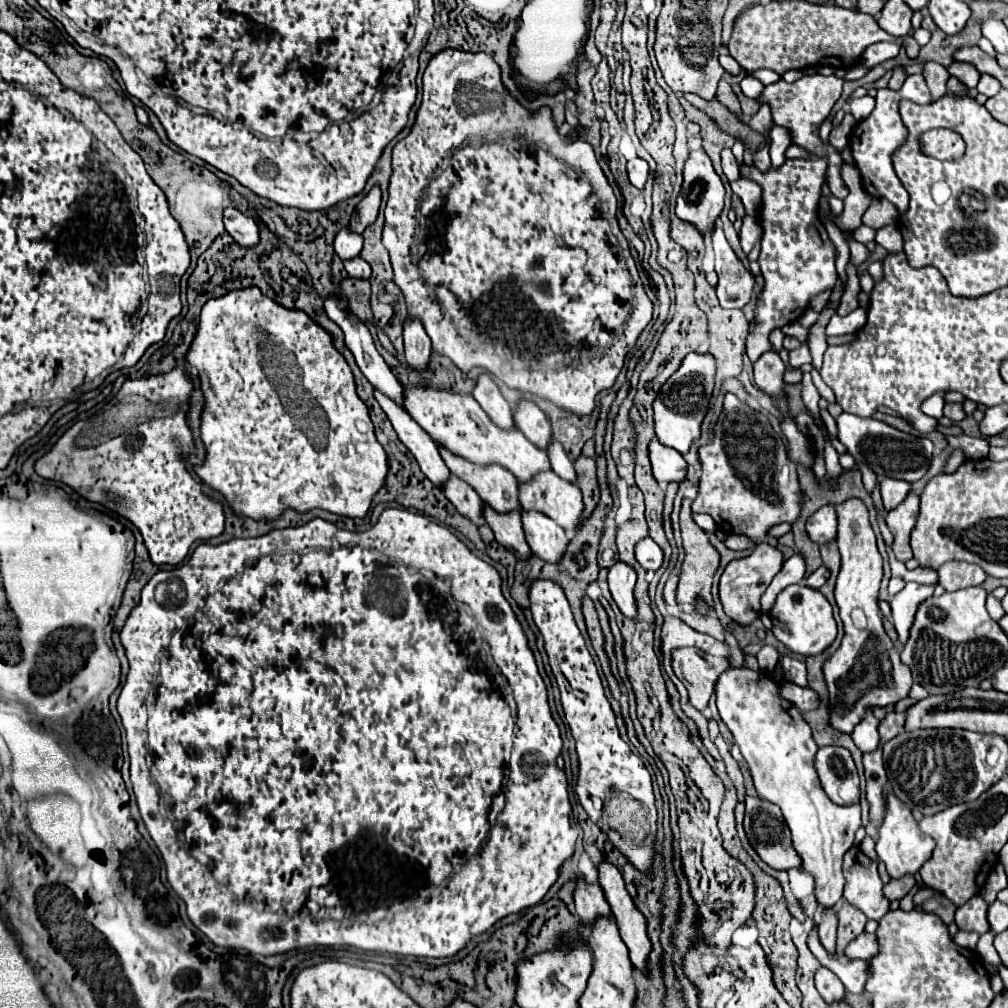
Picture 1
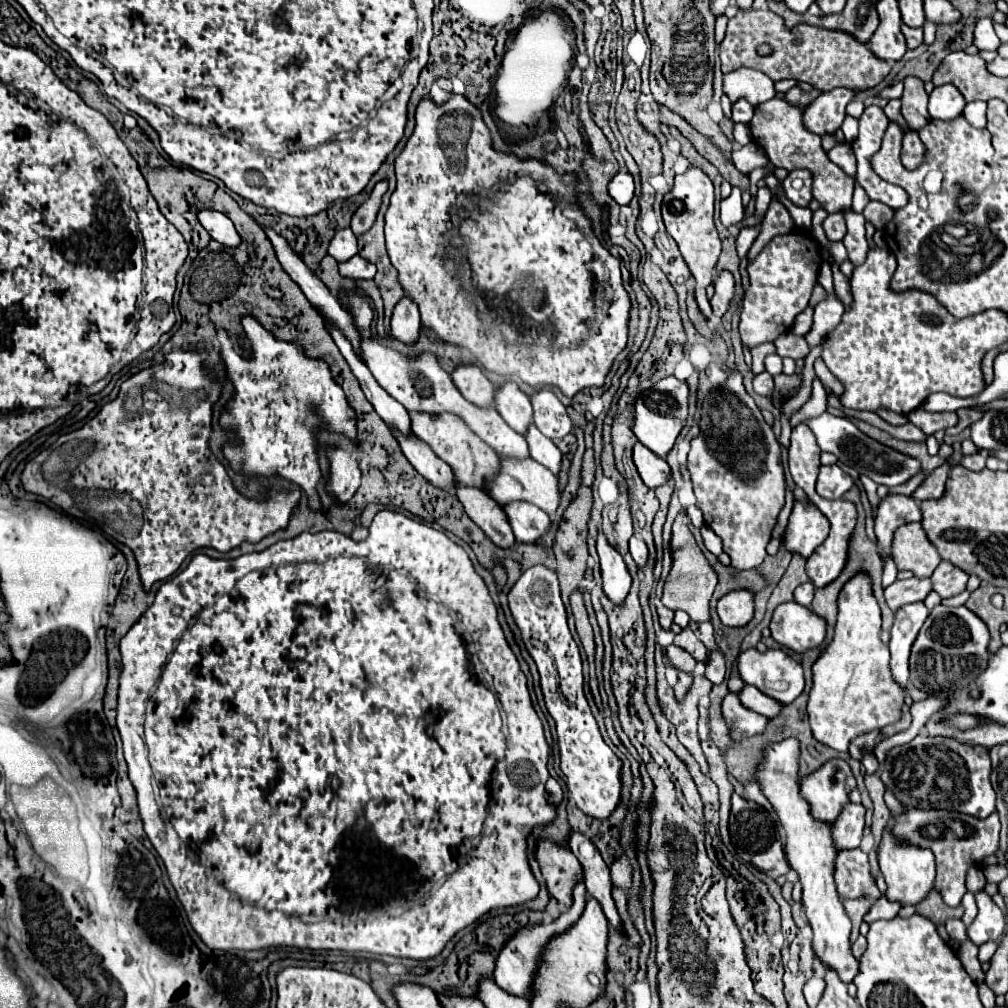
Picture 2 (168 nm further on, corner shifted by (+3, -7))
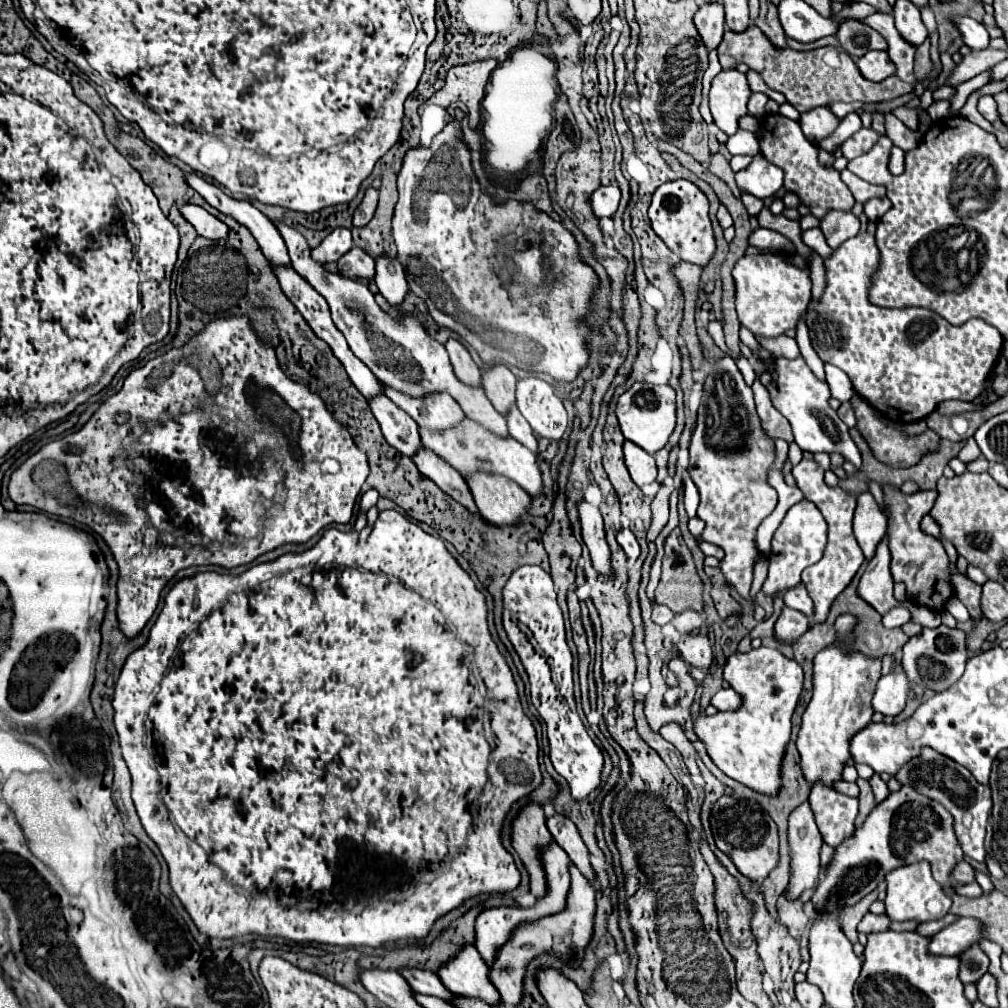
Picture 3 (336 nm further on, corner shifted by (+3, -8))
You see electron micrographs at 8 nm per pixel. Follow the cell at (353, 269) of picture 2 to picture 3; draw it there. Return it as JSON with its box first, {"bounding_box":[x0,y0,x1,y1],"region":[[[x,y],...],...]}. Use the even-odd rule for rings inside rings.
{"bounding_box":[337,247,375,279],"region":[[[359,247],[347,251],[337,263],[337,267],[341,275],[351,279],[373,279],[375,275],[375,261]]]}

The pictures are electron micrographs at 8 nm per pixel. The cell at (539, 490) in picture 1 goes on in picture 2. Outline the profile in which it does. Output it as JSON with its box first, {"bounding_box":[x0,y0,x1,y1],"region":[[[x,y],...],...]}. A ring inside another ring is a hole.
{"bounding_box":[491,460,561,514],"region":[[[503,460],[503,472],[499,472],[499,480],[495,480],[495,484],[491,484],[491,498],[497,500],[499,504],[509,504],[509,502],[529,502],[535,504],[537,508],[541,508],[547,514],[555,514],[555,510],[559,508],[561,502],[561,490],[559,490],[559,480],[555,474],[551,474],[547,468],[543,468],[539,462],[535,460],[519,460],[519,462],[511,462],[511,460]]]}

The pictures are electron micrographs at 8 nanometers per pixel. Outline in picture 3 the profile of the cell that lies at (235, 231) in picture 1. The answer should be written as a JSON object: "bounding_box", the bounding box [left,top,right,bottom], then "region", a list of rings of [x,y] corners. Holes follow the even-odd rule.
{"bounding_box":[179,203,227,239],"region":[[[187,203],[187,205],[179,207],[179,213],[195,227],[195,231],[201,237],[207,237],[207,239],[227,237],[227,225],[223,225],[223,221],[219,221],[217,217],[207,213],[203,207]]]}

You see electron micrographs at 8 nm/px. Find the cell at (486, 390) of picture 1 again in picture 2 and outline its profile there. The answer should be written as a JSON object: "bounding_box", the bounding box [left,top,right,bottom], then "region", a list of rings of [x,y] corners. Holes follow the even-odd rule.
{"bounding_box":[453,366,495,408],"region":[[[457,366],[453,382],[465,400],[479,408],[491,408],[495,402],[495,388],[477,366]]]}

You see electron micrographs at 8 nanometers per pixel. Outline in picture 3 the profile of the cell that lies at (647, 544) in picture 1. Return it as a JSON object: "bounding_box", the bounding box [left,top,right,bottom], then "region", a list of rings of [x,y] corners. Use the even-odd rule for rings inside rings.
{"bounding_box":[615,527,641,561],"region":[[[621,527],[621,529],[619,529],[619,533],[615,535],[615,539],[619,541],[621,549],[625,551],[625,555],[627,555],[631,561],[635,561],[635,559],[639,557],[639,553],[641,553],[639,543],[635,541],[635,535],[633,535],[627,527]]]}

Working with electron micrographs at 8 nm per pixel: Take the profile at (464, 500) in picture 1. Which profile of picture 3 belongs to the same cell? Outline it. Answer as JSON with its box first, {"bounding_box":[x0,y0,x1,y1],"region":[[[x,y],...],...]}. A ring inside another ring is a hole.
{"bounding_box":[369,395,421,457],"region":[[[383,395],[371,397],[369,407],[381,425],[387,443],[395,447],[399,453],[405,453],[409,457],[415,455],[417,449],[421,447],[417,423],[411,417],[407,417],[407,413],[403,413],[403,409],[399,409],[391,399]]]}

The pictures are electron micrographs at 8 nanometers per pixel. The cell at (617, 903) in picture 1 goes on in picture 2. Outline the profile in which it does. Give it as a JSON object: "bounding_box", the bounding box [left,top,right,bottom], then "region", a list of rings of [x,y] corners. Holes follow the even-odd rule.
{"bounding_box":[569,832,625,936],"region":[[[571,832],[569,846],[571,846],[571,852],[577,856],[577,860],[581,862],[581,866],[585,870],[585,884],[587,884],[589,896],[595,898],[601,904],[611,928],[615,932],[619,932],[621,936],[625,936],[621,916],[619,916],[615,900],[611,896],[613,882],[611,882],[609,866],[603,862],[603,858],[601,858],[599,850],[593,846],[593,842],[587,840],[583,834]]]}

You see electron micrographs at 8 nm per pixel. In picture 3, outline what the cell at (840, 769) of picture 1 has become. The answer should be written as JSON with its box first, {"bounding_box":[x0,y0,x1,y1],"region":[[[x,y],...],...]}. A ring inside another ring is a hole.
{"bounding_box":[783,803,823,901],"region":[[[807,803],[799,805],[789,817],[789,847],[791,847],[791,879],[783,895],[793,901],[799,899],[805,891],[813,889],[821,865],[819,865],[819,849],[823,845],[821,833],[811,817],[811,809]]]}

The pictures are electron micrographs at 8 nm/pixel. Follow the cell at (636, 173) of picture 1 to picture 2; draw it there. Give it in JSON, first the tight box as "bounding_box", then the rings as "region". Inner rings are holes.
{"bounding_box":[609,172,635,204],"region":[[[619,172],[609,184],[609,194],[617,204],[629,204],[635,194],[633,176],[629,172]]]}

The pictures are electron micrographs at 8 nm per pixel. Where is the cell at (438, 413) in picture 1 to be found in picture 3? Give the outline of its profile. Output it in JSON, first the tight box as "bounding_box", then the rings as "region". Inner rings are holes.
{"bounding_box":[273,221,509,437],"region":[[[273,221],[273,225],[277,227],[277,231],[281,233],[285,245],[287,245],[287,253],[291,257],[291,267],[319,295],[325,297],[325,301],[329,303],[329,311],[331,311],[331,319],[333,319],[335,327],[345,335],[351,351],[373,371],[373,375],[379,381],[399,389],[401,393],[411,393],[413,397],[419,397],[419,395],[435,391],[435,389],[445,389],[461,405],[461,409],[467,417],[471,417],[473,421],[479,421],[485,429],[489,429],[495,435],[503,435],[503,437],[509,435],[503,415],[499,411],[495,411],[491,401],[487,401],[487,395],[483,393],[483,389],[463,385],[455,377],[453,365],[449,361],[445,347],[441,343],[437,343],[415,317],[405,315],[401,319],[395,319],[395,317],[387,315],[377,305],[377,301],[375,301],[373,293],[367,289],[367,285],[355,281],[355,279],[347,279],[339,273],[329,273],[321,263],[313,261],[311,247],[299,231],[285,225],[283,221]]]}

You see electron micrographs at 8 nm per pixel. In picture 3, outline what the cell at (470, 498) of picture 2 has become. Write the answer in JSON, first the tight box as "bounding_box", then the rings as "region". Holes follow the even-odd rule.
{"bounding_box":[411,447,477,513],"region":[[[421,447],[419,453],[415,453],[411,459],[423,477],[431,479],[439,489],[443,489],[447,495],[451,495],[457,503],[465,505],[471,513],[477,513],[475,503],[471,501],[467,483],[447,461],[443,461],[437,453],[433,453],[431,449],[425,449],[425,447]]]}

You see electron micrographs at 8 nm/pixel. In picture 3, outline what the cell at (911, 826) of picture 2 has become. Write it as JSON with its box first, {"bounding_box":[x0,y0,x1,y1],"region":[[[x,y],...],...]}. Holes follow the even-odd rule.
{"bounding_box":[811,785,963,913],"region":[[[903,785],[873,809],[851,837],[835,847],[833,861],[825,871],[825,879],[815,887],[811,903],[817,913],[841,911],[841,907],[851,907],[861,897],[877,889],[889,871],[917,861],[929,861],[935,881],[943,887],[951,887],[951,871],[961,859],[963,851],[953,833],[951,815],[945,807],[921,795],[915,787]]]}

